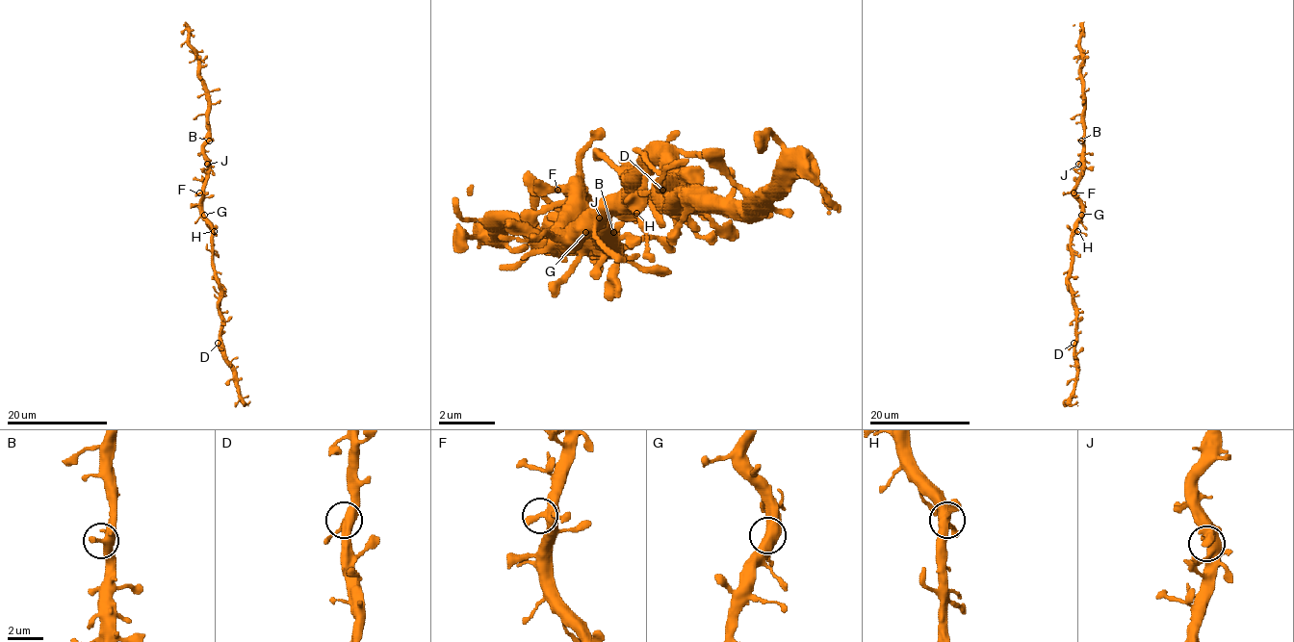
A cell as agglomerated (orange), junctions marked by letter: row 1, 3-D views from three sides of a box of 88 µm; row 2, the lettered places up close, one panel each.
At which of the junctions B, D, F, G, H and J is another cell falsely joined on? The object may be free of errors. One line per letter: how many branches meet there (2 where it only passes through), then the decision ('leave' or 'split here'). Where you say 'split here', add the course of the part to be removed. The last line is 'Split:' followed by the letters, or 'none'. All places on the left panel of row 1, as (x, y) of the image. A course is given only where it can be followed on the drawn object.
B: 3 branches meet; leave
D: 3 branches meet; leave
F: 3 branches meet; leave
G: 3 branches meet; leave
H: 3 branches meet; split here
J: 1 branches meet; leave
Split: H

